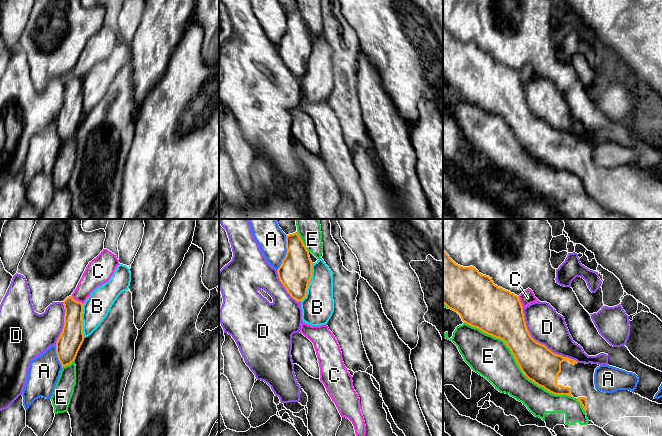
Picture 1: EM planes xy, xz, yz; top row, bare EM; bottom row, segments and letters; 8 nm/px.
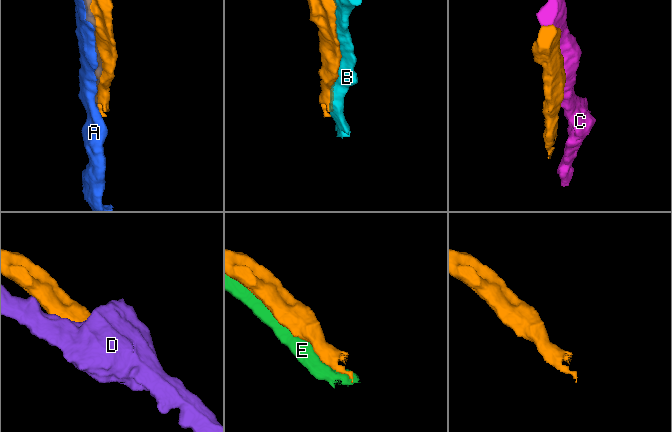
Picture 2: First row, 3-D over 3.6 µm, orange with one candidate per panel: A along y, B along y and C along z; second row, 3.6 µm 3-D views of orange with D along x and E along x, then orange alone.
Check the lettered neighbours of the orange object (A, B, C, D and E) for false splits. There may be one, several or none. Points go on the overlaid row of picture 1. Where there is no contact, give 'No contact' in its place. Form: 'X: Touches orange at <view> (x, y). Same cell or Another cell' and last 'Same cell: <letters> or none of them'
A: Touches orange at xz (286, 253). Another cell
B: Touches orange at xz (309, 281). Another cell
C: Touches orange at xy (77, 301). Another cell
D: Touches orange at yz (541, 344). Another cell
E: Touches orange at yz (516, 361). Another cell
Same cell: none of them

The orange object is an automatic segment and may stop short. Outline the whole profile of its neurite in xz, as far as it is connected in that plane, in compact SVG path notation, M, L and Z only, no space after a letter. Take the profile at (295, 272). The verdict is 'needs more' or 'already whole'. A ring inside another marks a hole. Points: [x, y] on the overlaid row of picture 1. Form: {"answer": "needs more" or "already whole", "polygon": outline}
{"answer": "already whole", "polygon": "M298 232L286 235L286 249L286 256L277 270L278 278L290 296L299 302L306 297L313 263Z"}

